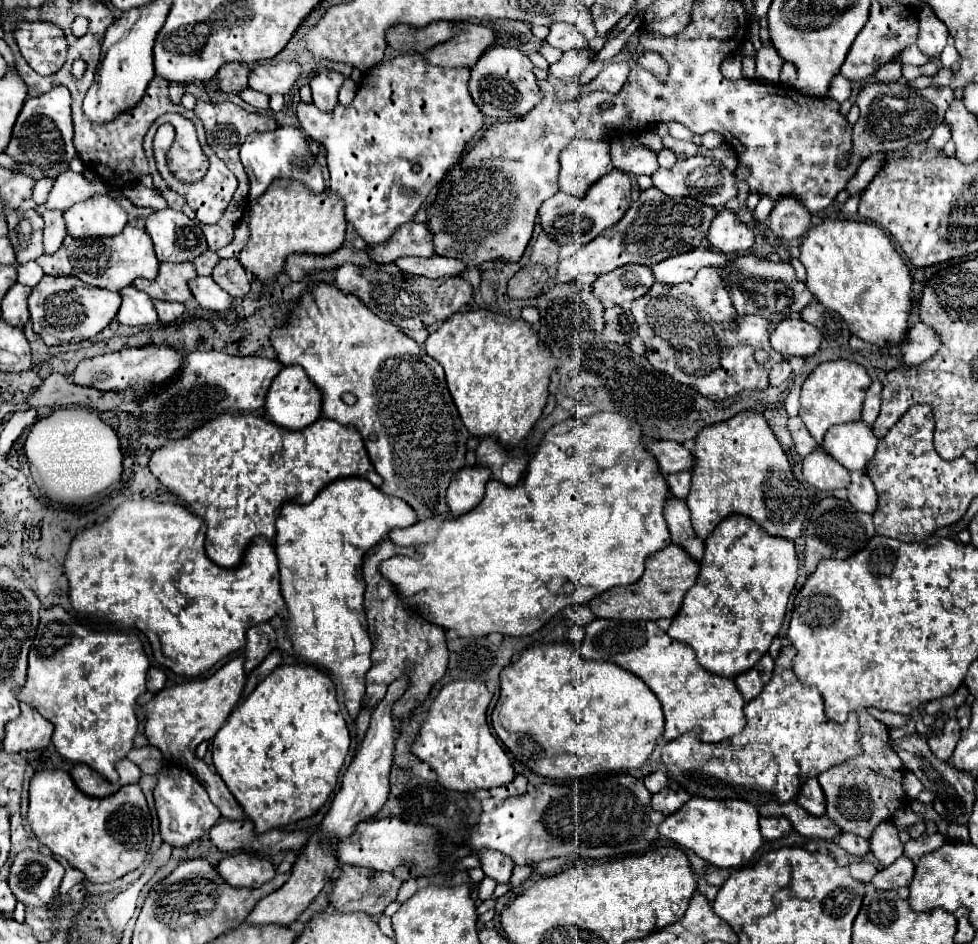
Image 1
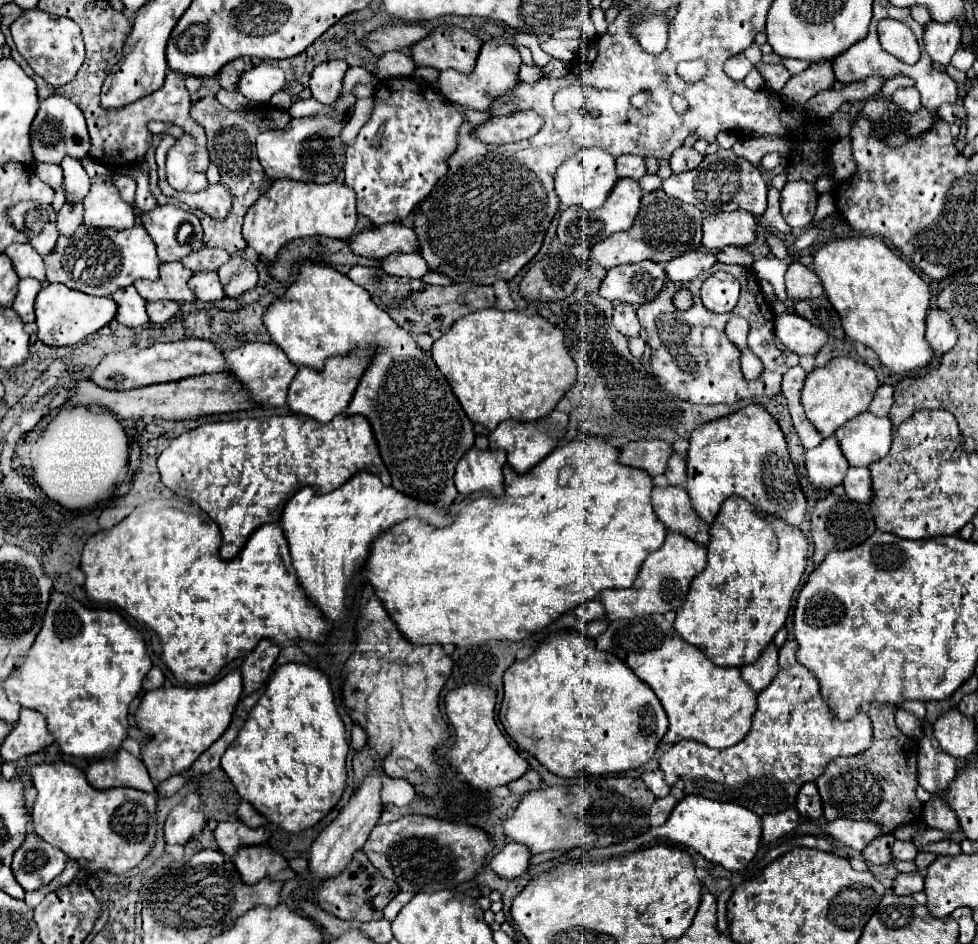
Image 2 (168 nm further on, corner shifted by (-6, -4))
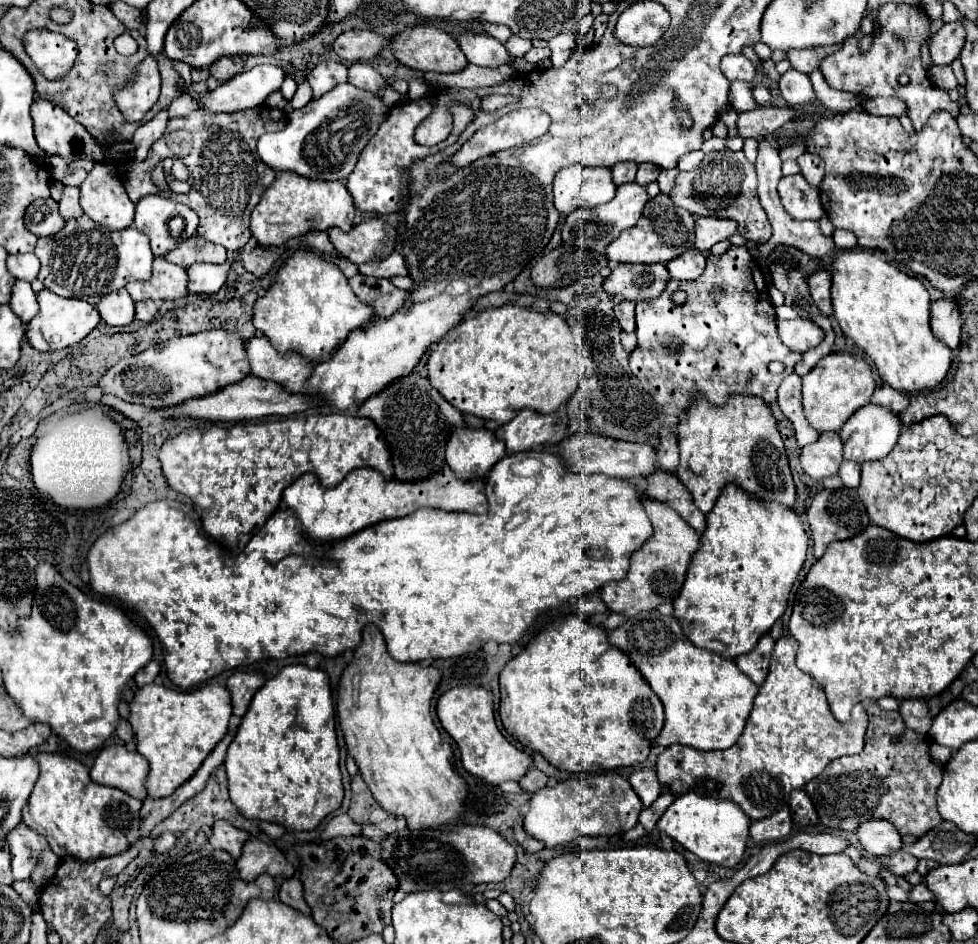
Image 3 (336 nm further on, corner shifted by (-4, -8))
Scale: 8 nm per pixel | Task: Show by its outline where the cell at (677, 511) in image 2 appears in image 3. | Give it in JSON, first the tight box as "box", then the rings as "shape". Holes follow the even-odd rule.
{"box":[646,469,706,533],"shape":[[[660,469],[646,477],[646,495],[652,501],[660,501],[670,505],[678,515],[696,531],[702,533],[706,529],[706,515],[694,505],[690,491],[680,483],[680,479],[672,473],[662,473]]]}

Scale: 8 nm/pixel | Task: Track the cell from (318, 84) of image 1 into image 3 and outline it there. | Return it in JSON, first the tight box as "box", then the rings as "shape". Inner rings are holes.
{"box":[308,61,348,99],"shape":[[[324,61],[320,65],[316,65],[310,73],[308,73],[308,83],[312,87],[314,99],[322,97],[324,93],[328,93],[330,89],[334,89],[338,83],[344,83],[348,79],[348,67],[344,63],[336,63],[336,61]]]}

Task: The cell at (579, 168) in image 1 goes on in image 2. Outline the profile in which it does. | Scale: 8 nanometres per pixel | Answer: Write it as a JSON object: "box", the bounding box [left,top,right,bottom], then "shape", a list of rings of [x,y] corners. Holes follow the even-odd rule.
{"box":[554,147,618,209],"shape":[[[588,147],[588,149],[580,149],[576,155],[568,157],[556,171],[554,175],[556,181],[556,193],[560,199],[562,207],[572,207],[578,205],[582,209],[598,209],[606,203],[612,187],[618,181],[616,175],[616,165],[614,165],[614,157],[598,147]]]}

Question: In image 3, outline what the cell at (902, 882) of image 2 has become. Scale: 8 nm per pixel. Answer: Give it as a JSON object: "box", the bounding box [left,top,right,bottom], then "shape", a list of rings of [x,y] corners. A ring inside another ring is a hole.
{"box":[908,883,934,903],"shape":[[[918,883],[910,889],[908,899],[914,901],[914,903],[922,903],[922,901],[934,901],[934,895],[928,891],[928,887],[924,883]]]}

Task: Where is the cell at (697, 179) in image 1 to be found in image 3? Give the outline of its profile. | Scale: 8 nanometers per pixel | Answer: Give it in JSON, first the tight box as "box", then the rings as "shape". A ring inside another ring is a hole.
{"box":[670,151,772,241],"shape":[[[726,151],[726,159],[714,161],[706,159],[694,171],[680,173],[676,177],[676,185],[670,191],[670,199],[690,211],[692,215],[700,217],[724,217],[734,219],[738,223],[738,231],[744,239],[754,241],[768,241],[772,235],[772,227],[768,223],[766,211],[762,209],[756,193],[756,169],[744,157],[742,151]]]}

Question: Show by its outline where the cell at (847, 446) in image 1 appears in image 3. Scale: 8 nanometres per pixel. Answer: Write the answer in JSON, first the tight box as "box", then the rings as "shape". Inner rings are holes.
{"box":[838,405,900,463],"shape":[[[864,405],[842,425],[838,435],[844,443],[844,459],[866,463],[866,461],[882,459],[894,449],[896,439],[900,435],[900,421],[898,415],[890,413],[890,409],[882,409],[880,405]]]}

